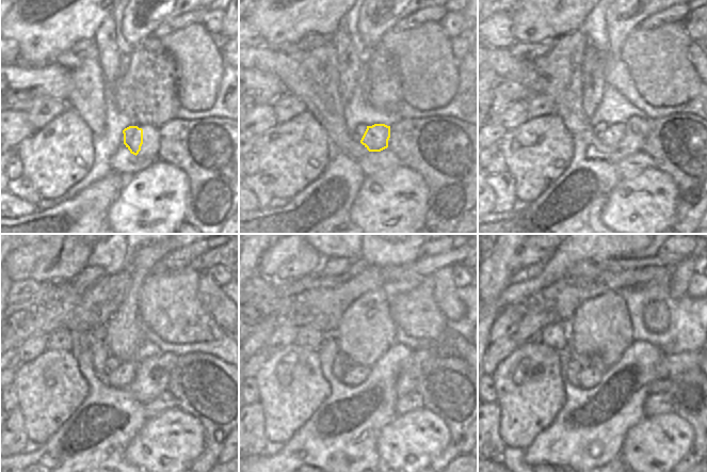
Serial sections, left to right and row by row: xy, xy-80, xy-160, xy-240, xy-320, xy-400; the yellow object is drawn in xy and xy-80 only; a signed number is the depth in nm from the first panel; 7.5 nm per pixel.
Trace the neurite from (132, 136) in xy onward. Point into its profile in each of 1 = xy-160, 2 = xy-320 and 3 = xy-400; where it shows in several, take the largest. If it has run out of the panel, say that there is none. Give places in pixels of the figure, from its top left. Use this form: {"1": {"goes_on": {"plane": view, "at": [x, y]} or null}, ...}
{"1": {"goes_on": {"plane": "xy-160", "at": [624, 132]}}, "2": {"goes_on": {"plane": "xy-320", "at": [406, 382]}}, "3": {"goes_on": {"plane": "xy-400", "at": [670, 367]}}}

